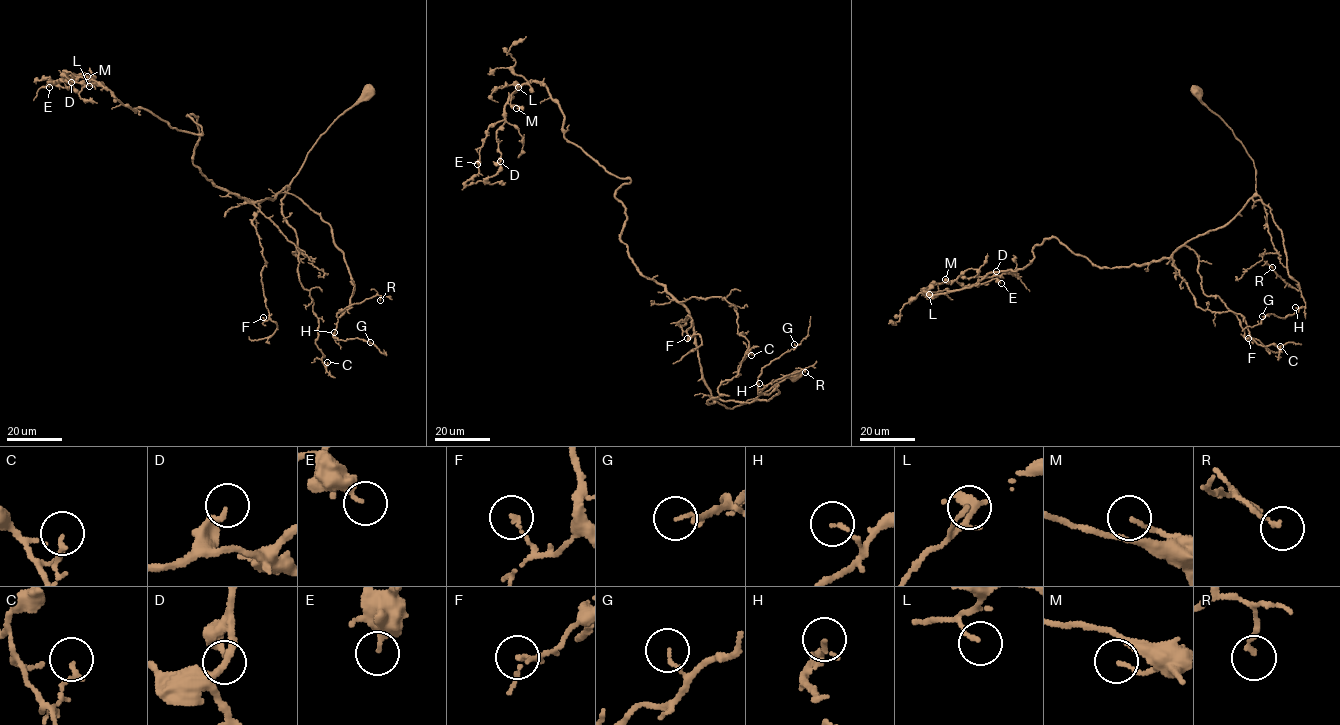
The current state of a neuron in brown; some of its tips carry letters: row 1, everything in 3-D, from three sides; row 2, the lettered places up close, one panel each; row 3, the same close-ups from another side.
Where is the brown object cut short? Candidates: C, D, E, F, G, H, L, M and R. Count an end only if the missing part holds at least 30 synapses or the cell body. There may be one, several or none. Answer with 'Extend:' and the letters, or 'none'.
Extend: none

